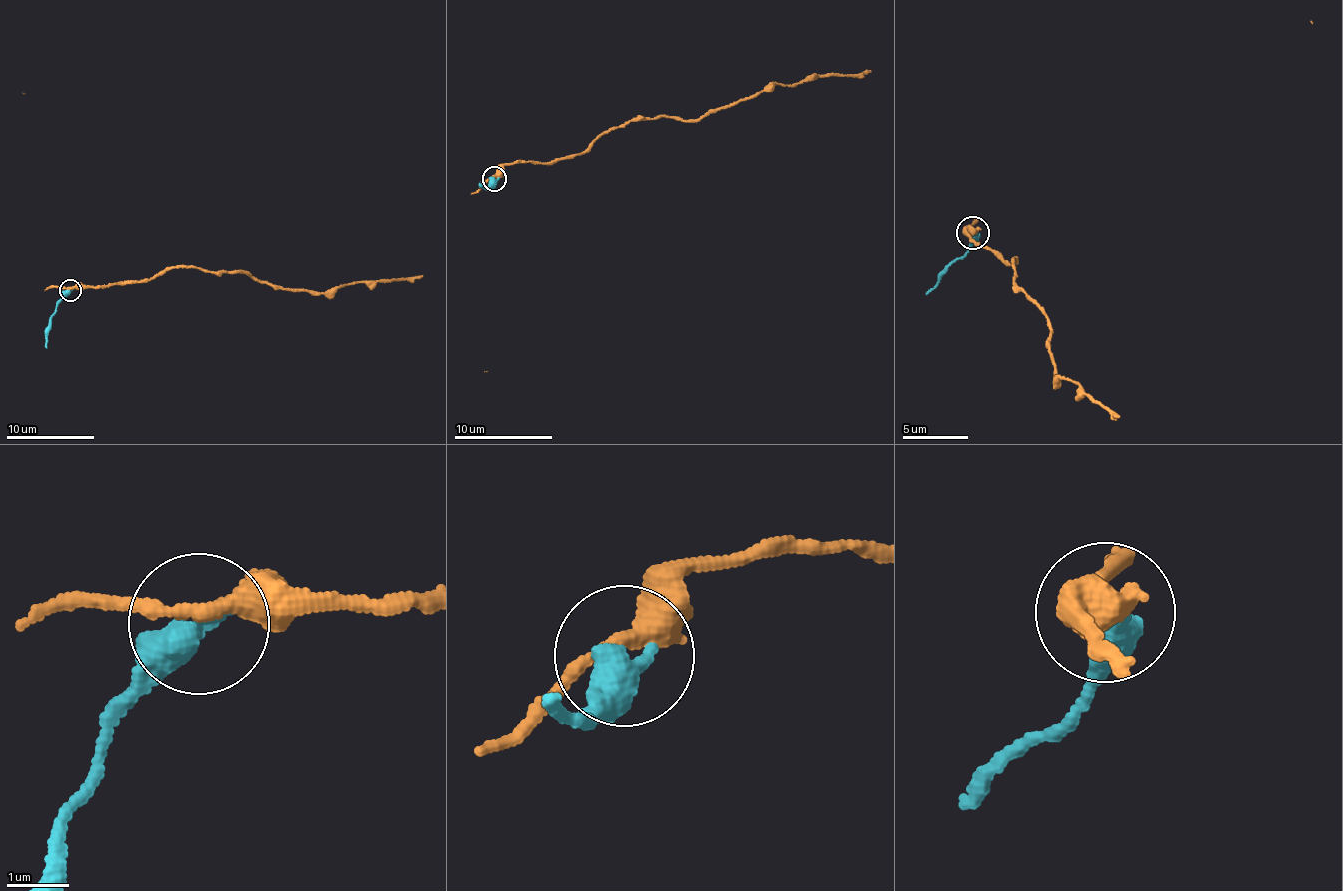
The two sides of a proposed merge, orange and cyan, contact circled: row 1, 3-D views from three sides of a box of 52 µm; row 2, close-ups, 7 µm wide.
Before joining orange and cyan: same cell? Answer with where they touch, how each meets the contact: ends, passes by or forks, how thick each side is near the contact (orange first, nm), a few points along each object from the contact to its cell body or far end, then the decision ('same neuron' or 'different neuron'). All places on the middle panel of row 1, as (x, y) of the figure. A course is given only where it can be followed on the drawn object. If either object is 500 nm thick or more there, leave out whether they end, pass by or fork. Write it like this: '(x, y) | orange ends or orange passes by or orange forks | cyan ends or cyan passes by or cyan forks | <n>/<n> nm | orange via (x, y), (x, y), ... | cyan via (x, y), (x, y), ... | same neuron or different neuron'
(494, 179) | 280/550 nm | orange via (494, 178), (516, 162), (543, 163), (590, 150), (593, 140), (631, 120), (694, 119), (781, 85), (870, 71) | cyan via (494, 178), (488, 191), (483, 180) | different neuron

